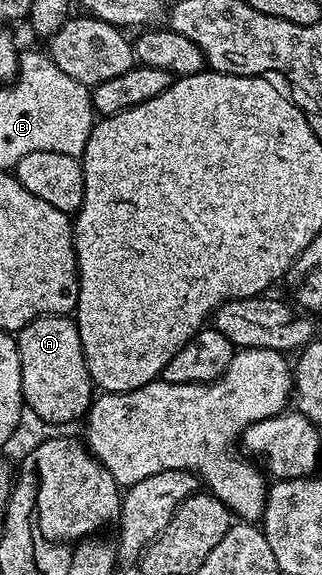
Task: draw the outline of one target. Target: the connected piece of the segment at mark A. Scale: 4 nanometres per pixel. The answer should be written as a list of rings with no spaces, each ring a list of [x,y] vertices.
[[[42,315],[39,319],[33,319],[28,326],[17,332],[18,352],[20,353],[20,377],[22,378],[22,402],[38,419],[43,419],[46,423],[70,423],[73,419],[81,420],[86,412],[90,410],[92,402],[92,380],[88,373],[88,365],[84,361],[84,349],[80,345],[80,333],[77,322],[73,318],[64,315]]]

